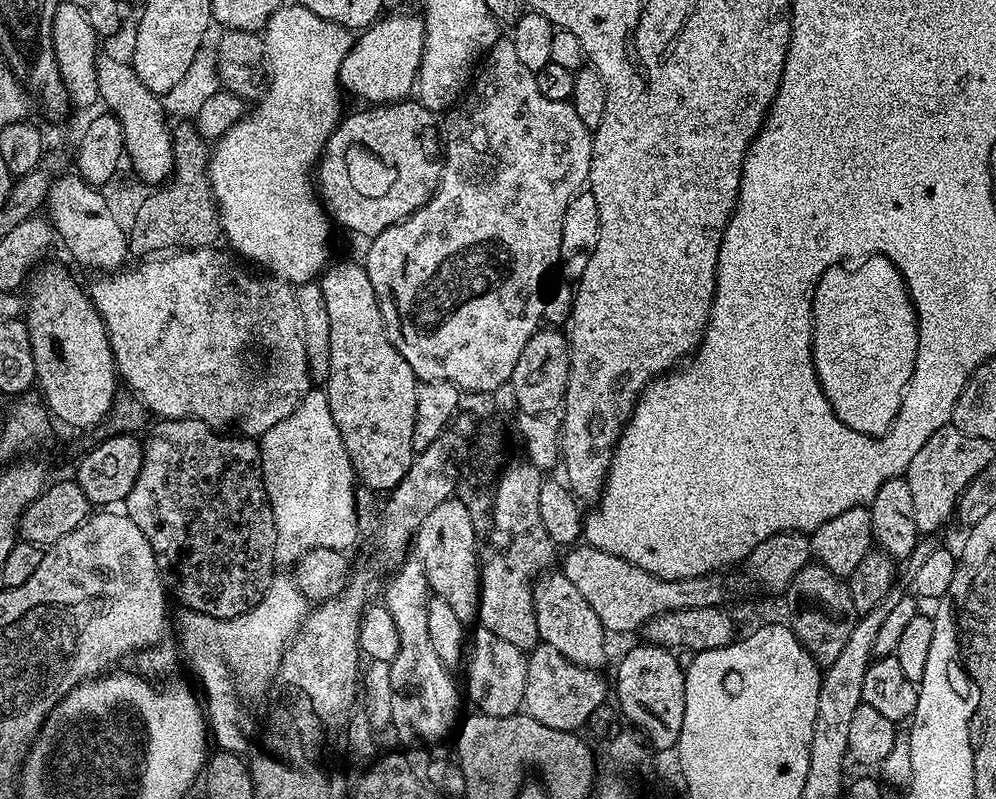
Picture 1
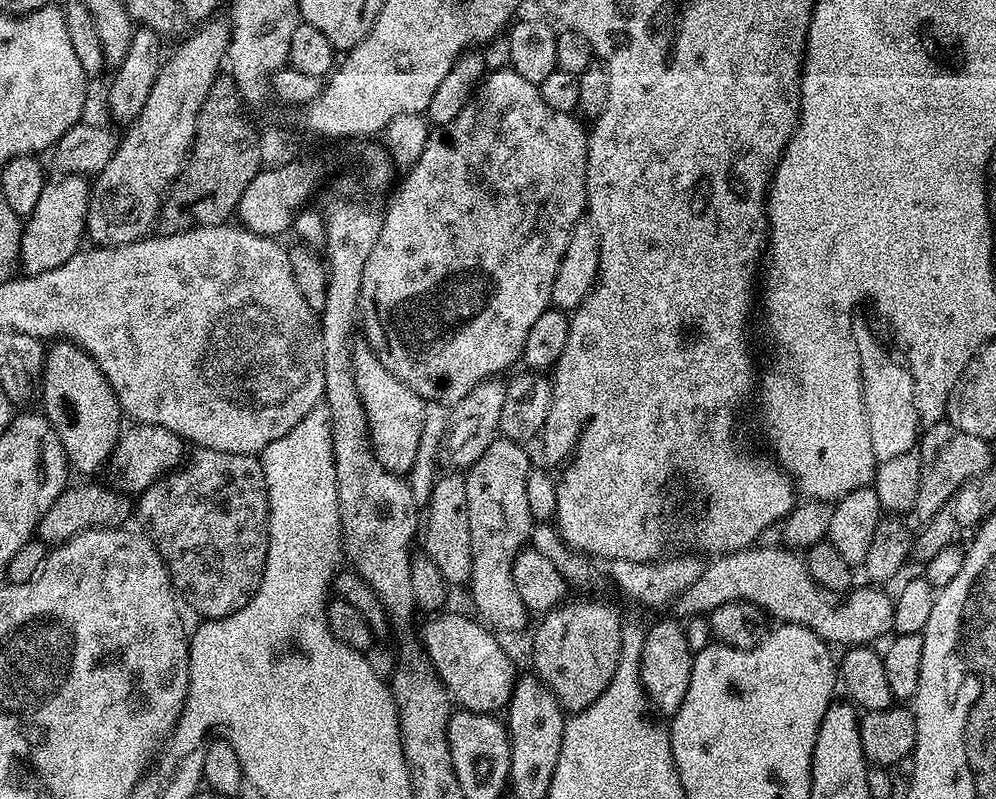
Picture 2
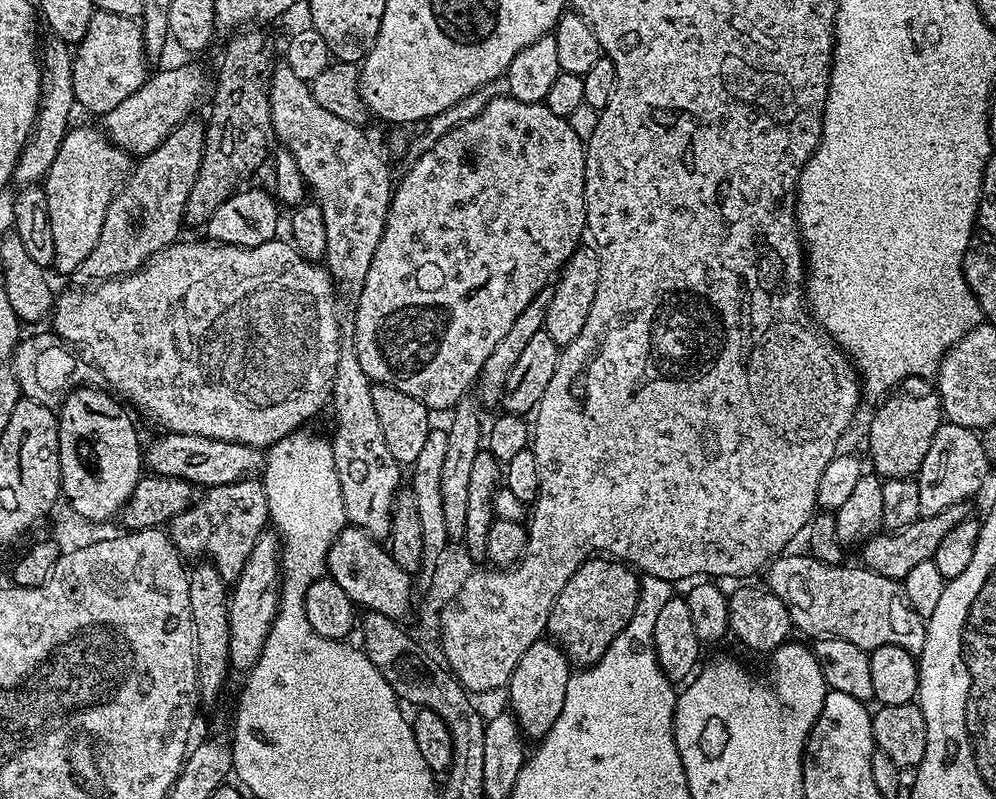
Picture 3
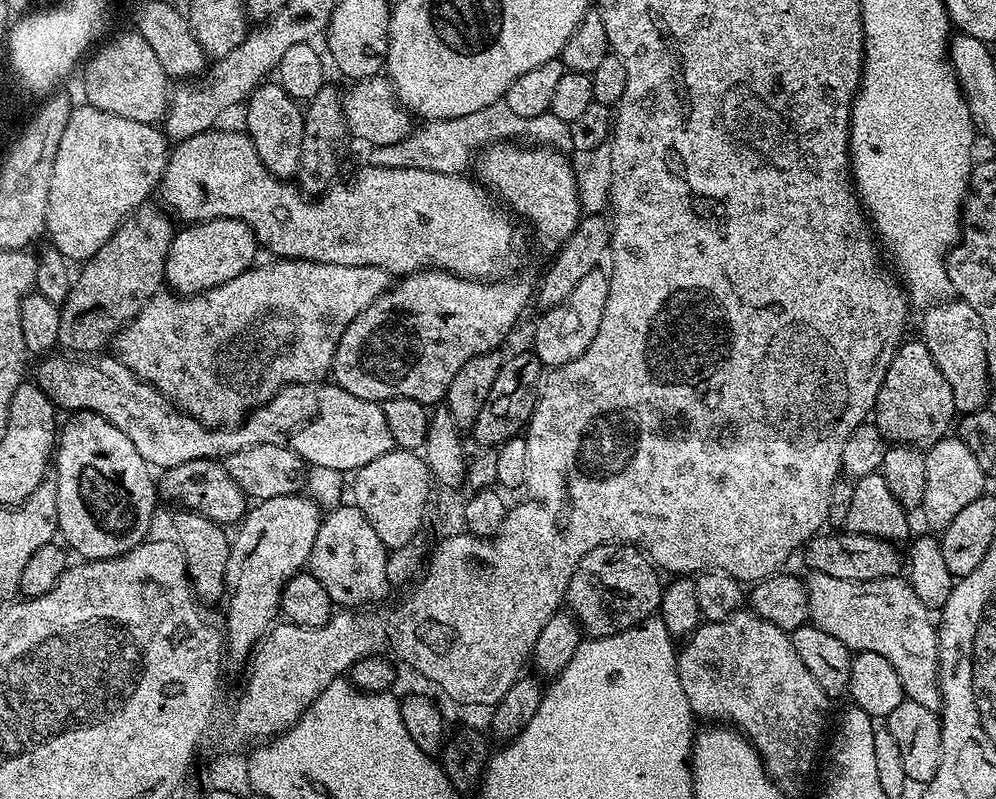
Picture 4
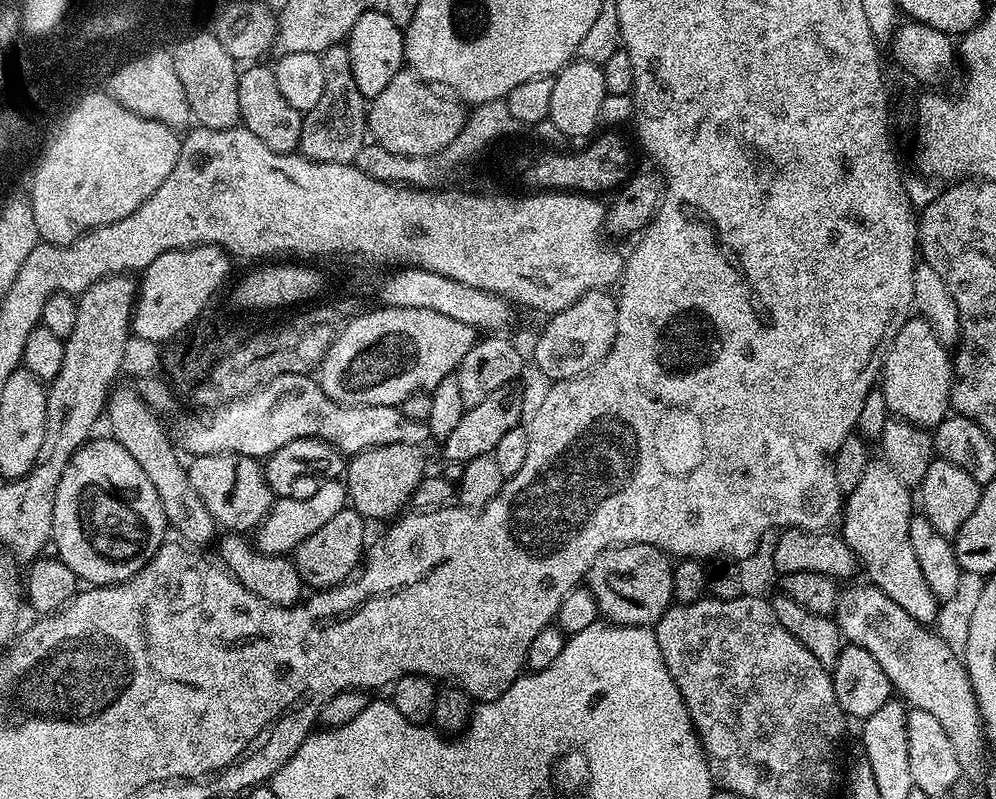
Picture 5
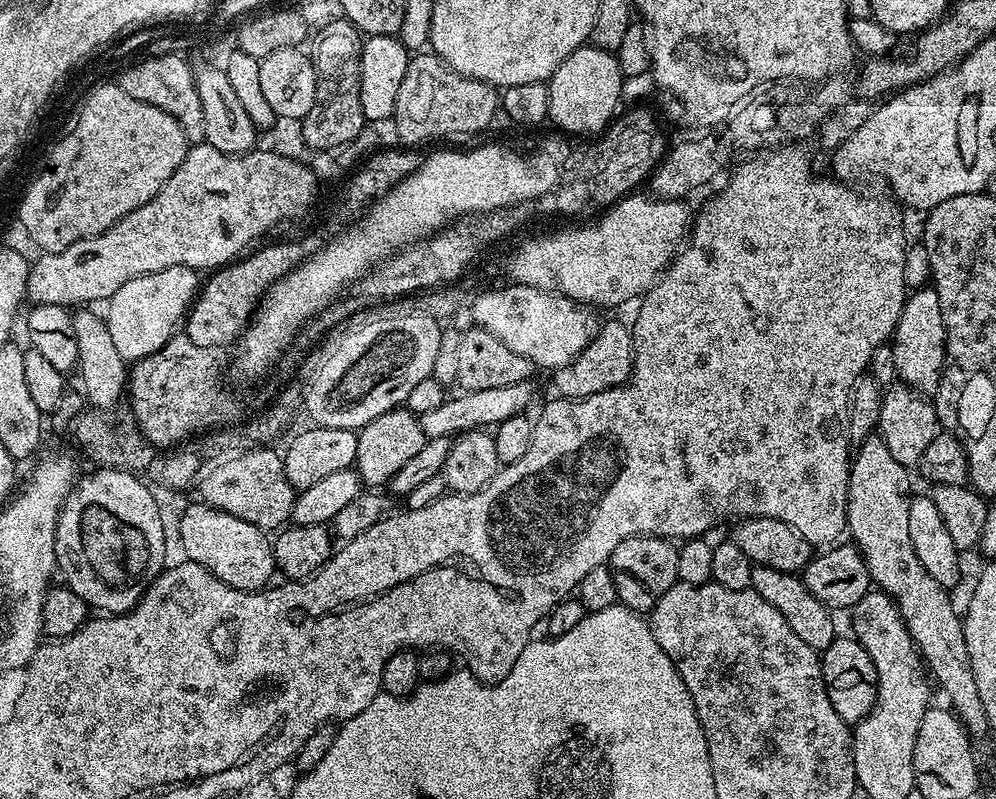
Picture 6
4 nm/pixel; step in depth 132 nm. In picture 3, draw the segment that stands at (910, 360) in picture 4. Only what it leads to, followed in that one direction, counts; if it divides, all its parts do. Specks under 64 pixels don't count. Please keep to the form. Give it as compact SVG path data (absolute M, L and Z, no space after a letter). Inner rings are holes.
M935 391L924 392L921 396L896 396L885 399L884 404L876 412L872 425L868 428L868 452L872 455L871 471L884 480L915 477L922 466L922 458L926 458L926 450L930 450L930 442L942 423L940 398Z

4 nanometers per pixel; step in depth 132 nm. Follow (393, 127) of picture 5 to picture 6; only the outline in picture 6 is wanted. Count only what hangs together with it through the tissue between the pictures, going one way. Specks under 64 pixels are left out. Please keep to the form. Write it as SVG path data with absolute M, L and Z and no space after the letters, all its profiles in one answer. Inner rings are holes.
M421 50L409 59L396 99L396 136L404 146L422 146L447 136L472 136L484 132L498 116L498 92L491 84L463 76L431 50Z

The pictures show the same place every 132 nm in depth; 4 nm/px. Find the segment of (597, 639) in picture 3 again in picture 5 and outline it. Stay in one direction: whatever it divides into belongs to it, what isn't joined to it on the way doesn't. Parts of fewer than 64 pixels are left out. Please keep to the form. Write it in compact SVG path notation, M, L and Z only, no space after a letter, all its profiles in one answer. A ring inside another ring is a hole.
M614 544L602 550L590 566L586 577L586 587L594 594L598 602L601 617L609 624L621 624L627 628L646 628L655 626L664 617L667 608L672 607L672 570L674 564L668 553L655 548L652 544Z

